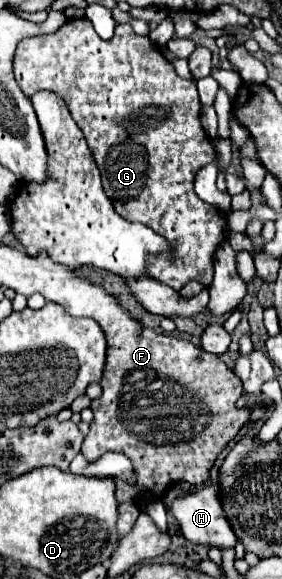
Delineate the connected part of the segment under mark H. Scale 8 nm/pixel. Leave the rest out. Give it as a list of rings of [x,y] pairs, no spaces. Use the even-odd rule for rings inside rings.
[[[217,484],[199,488],[193,492],[185,492],[179,486],[175,486],[175,488],[167,490],[167,494],[163,496],[163,502],[167,504],[171,514],[175,516],[183,536],[189,542],[217,546],[217,548],[233,548],[235,546],[235,540],[237,540],[235,532],[231,530],[231,526],[223,514],[223,508],[219,506],[219,486]]]

